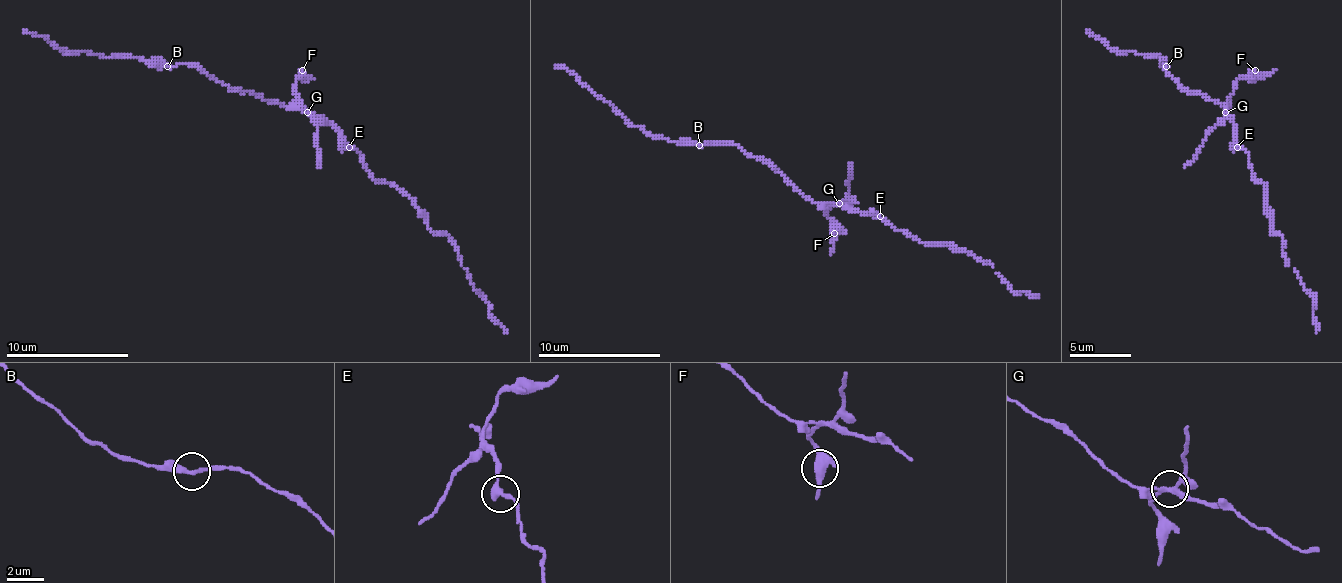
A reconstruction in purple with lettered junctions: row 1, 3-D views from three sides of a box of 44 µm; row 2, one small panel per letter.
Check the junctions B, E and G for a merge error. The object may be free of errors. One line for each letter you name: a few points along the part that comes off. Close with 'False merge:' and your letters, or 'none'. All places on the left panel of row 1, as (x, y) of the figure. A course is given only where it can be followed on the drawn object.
G: Course of the part to remove: (308, 112), (296, 82), (302, 76), (299, 70)
False merge: G

